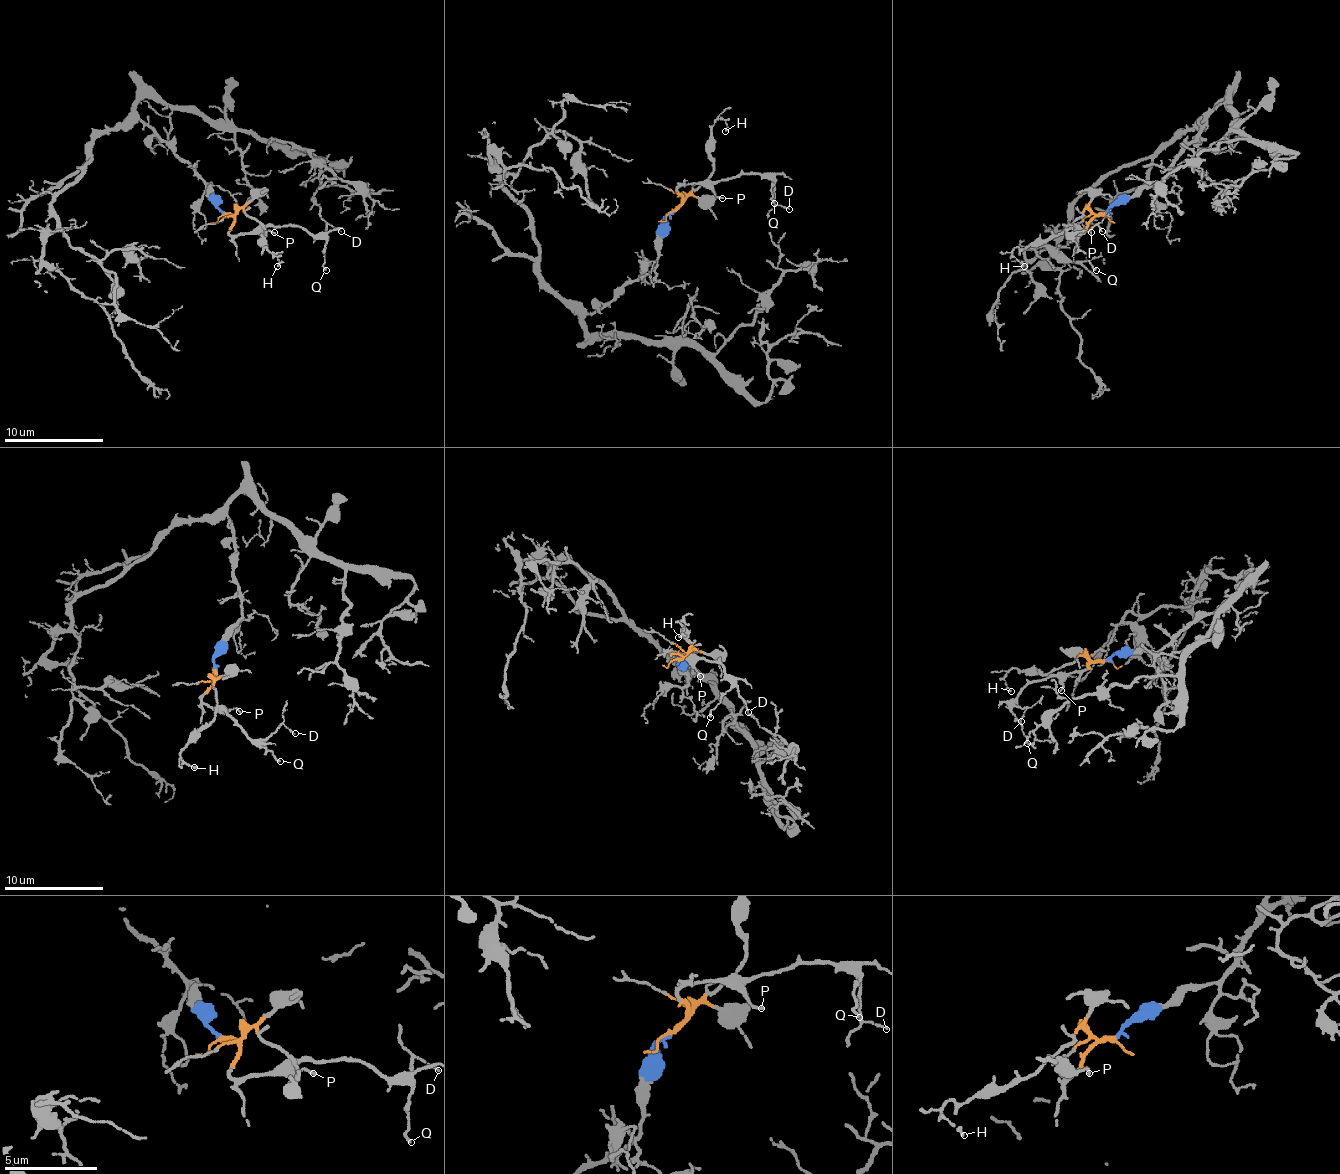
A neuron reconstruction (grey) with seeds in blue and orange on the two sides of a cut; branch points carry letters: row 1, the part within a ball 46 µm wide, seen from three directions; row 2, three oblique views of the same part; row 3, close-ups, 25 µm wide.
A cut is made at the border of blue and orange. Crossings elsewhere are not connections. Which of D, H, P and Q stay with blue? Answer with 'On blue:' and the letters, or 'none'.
On blue: none

